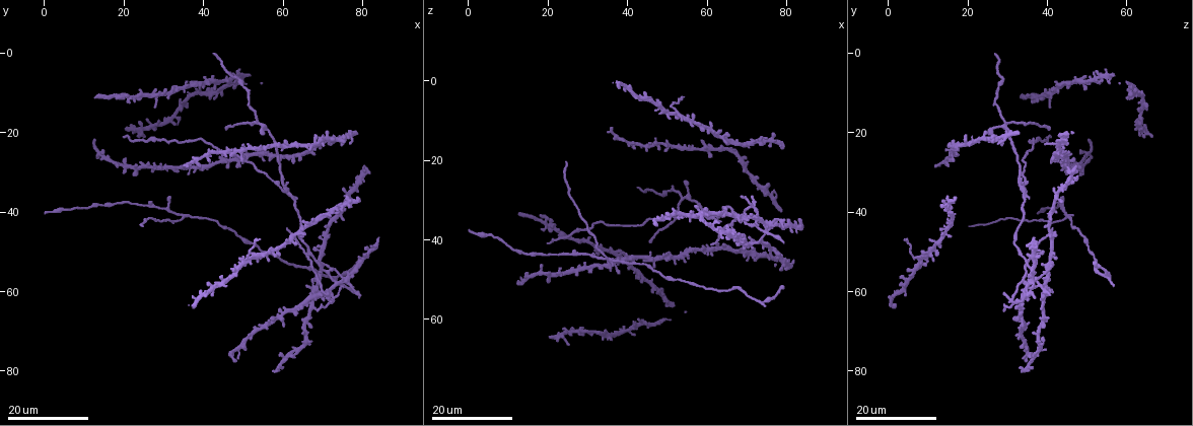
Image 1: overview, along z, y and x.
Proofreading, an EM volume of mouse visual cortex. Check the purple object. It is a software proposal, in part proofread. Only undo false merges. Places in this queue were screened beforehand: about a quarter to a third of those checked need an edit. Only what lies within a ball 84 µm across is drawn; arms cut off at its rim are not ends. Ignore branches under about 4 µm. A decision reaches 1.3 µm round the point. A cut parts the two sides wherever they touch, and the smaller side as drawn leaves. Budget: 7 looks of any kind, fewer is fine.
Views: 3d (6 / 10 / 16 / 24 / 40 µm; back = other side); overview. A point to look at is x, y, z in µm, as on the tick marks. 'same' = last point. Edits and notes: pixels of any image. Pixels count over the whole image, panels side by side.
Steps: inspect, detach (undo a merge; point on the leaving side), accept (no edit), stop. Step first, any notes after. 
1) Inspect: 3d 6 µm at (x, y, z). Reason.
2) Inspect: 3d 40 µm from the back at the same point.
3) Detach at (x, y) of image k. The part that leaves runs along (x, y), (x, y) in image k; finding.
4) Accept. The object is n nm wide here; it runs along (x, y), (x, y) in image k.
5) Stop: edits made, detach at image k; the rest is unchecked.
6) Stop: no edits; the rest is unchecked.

Inspect: 3d 16 µm at (54.5, 24.0, 16.5).

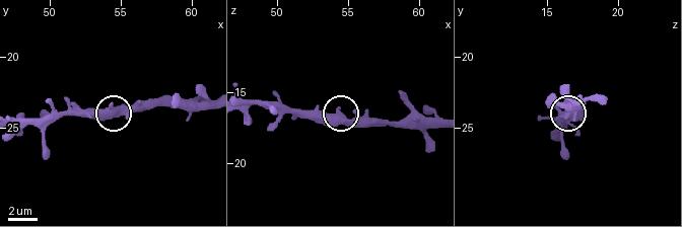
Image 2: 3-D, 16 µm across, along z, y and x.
Inspect: 3d 10 µm at (54.8, 23.8, 16.8).

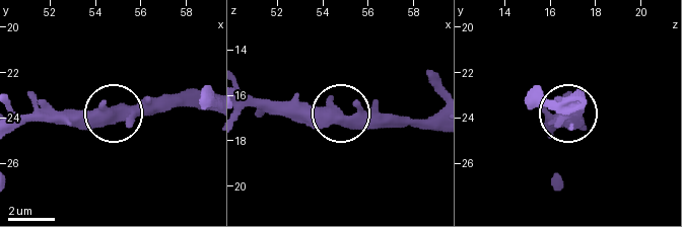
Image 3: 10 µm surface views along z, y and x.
Accept. The object is 440 nm wide here; one cell here.

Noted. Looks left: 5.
Inspect: 3d 16 µm at (25.5, 22.5, 38.5). Calibre changes.

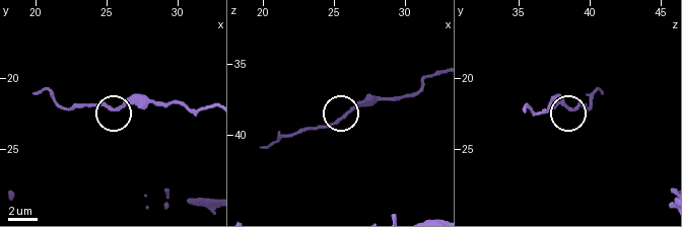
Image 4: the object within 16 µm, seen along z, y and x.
Inspect: 3d 10 µm at (26.2, 22.0, 38.4).

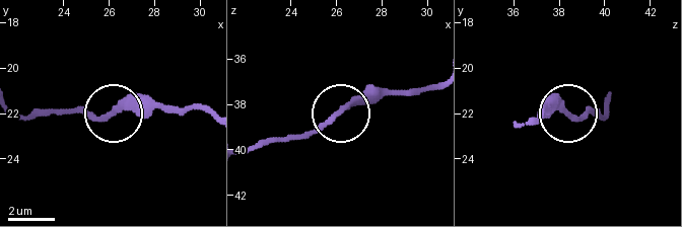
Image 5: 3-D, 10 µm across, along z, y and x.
Accept. It runs along (207, 112), (114, 110), (96, 117), (64, 110) in image 5; all the same cell.

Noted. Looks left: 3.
Inspect: 3d 16 µm at (34.5, 40.5, 45.0). Thin arm on a thick one.

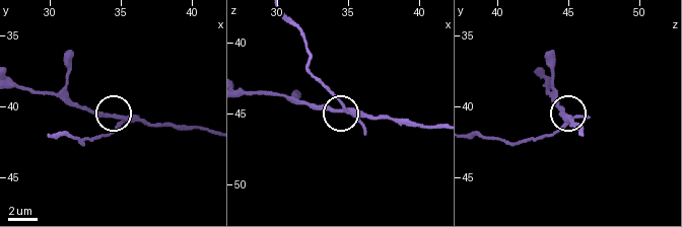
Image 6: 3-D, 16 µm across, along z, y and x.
Inspect: 3d 10 µm at the same point. Closer look.

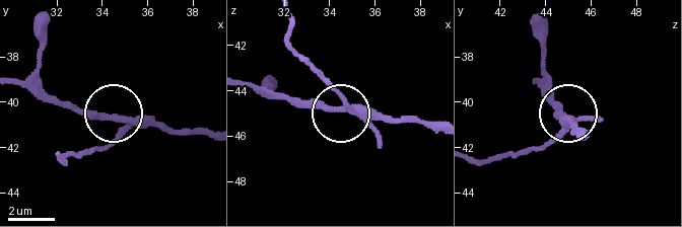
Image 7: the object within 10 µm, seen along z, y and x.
Accept. It runs along (210, 134), (129, 127), (114, 119), (116, 132), (90, 153) in image 7; one cell here.

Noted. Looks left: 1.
Stop: no edits; the rest is unchecked.

